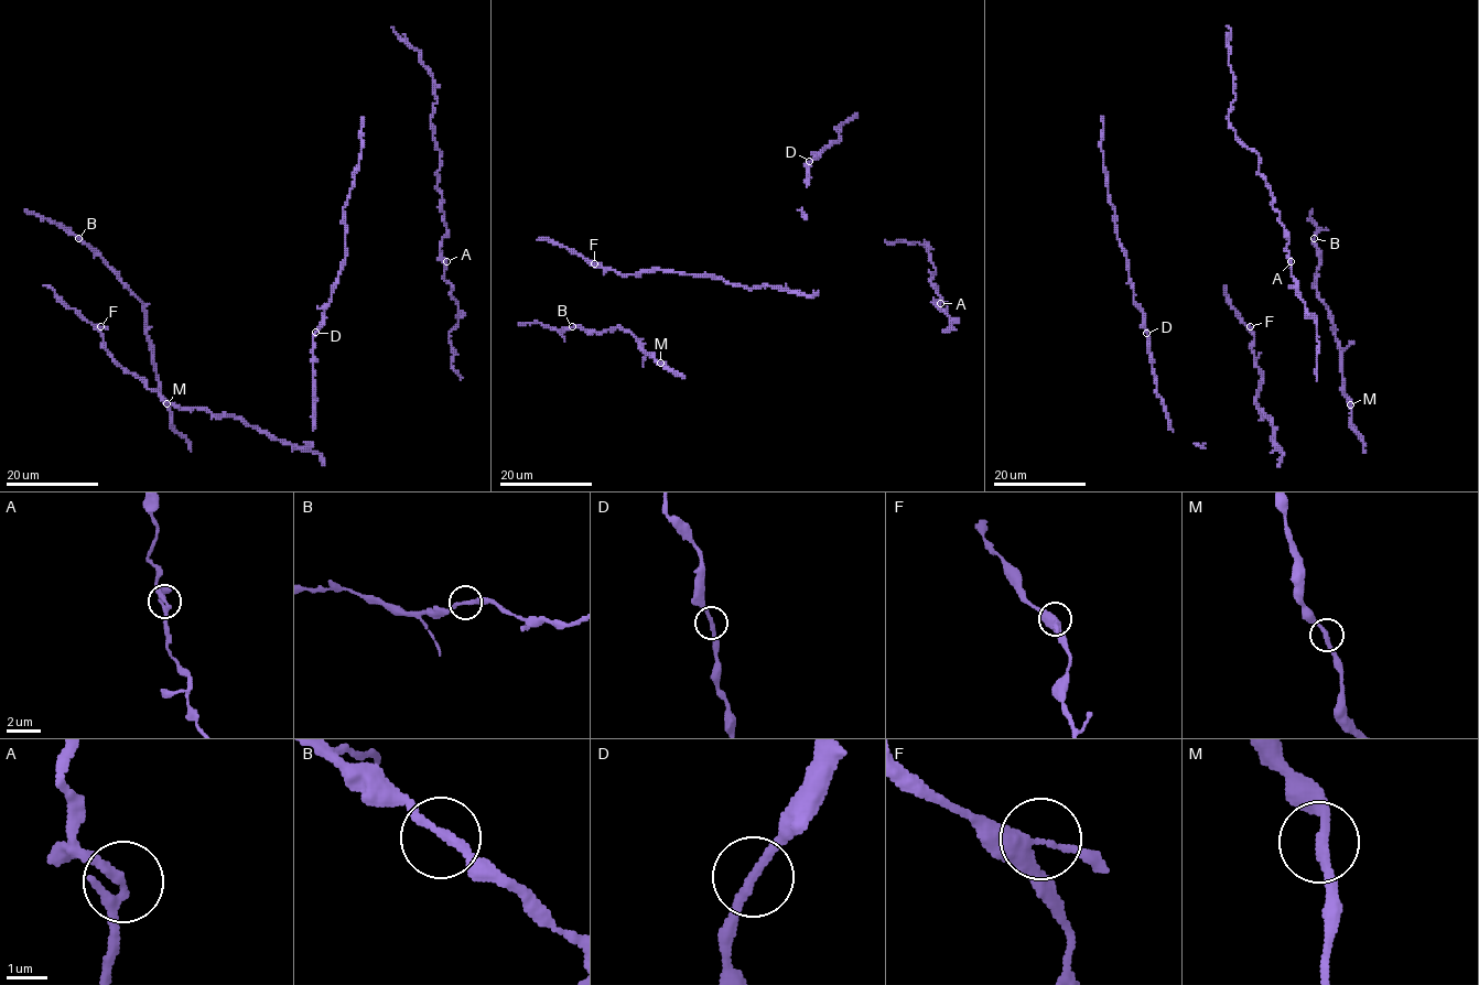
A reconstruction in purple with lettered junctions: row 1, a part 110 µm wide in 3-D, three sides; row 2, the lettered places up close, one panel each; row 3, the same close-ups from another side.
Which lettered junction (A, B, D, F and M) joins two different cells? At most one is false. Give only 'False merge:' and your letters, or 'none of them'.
False merge: A

